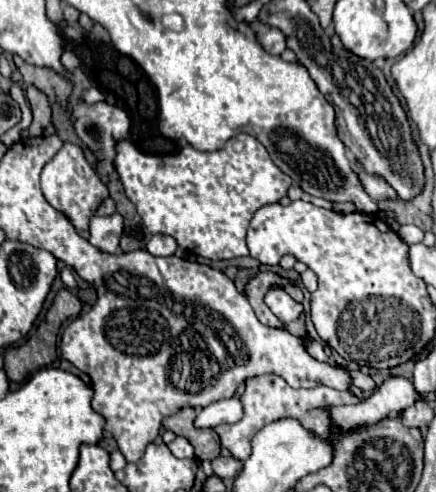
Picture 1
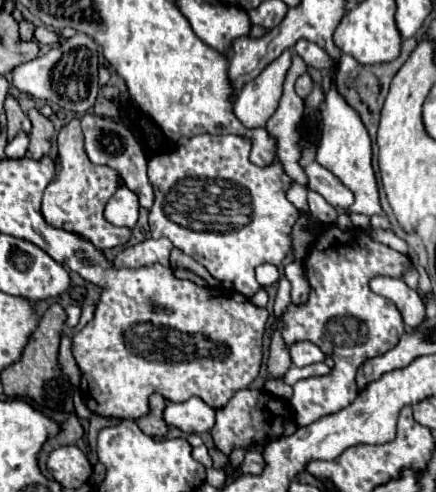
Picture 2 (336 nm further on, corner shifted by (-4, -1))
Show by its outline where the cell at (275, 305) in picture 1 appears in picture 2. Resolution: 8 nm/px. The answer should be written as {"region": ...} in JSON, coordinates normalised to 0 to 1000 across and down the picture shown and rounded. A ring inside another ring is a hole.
{"region":[[[450,274],[450,278],[431,283],[427,295],[413,295],[404,307],[362,315],[362,319],[353,319],[353,323],[339,327],[339,360],[344,360],[344,372],[349,372],[349,380],[353,380],[353,396],[358,396],[353,421],[344,425],[344,474],[349,474],[349,482],[353,482],[353,486],[362,486],[362,482],[385,482],[399,502],[408,502],[413,510],[422,510],[427,518],[436,518],[445,530],[454,530],[459,539],[468,539],[491,567],[537,575],[537,583],[546,587],[546,596],[555,596],[560,604],[578,604],[578,600],[596,587],[596,579],[592,579],[592,571],[587,571],[587,563],[583,563],[583,547],[587,547],[592,539],[601,539],[601,535],[647,535],[651,522],[665,514],[665,506],[670,506],[670,482],[665,482],[665,474],[670,474],[674,453],[679,453],[683,441],[688,441],[688,429],[679,429],[679,421],[656,404],[656,384],[665,380],[670,364],[651,352],[647,335],[642,335],[642,331],[624,331],[624,335],[615,335],[615,339],[587,339],[587,335],[578,335],[578,331],[569,327],[569,311],[573,311],[569,287],[555,283],[555,278],[546,278],[546,274],[500,274],[500,278],[486,278],[486,274]]]}

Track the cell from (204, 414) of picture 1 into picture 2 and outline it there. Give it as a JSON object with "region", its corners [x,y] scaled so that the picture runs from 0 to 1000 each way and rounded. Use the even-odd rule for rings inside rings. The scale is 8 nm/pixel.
{"region":[[[440,807],[422,819],[381,819],[372,835],[381,864],[404,868],[422,880],[472,880],[495,860],[495,839],[486,827],[468,823],[459,807]]]}

